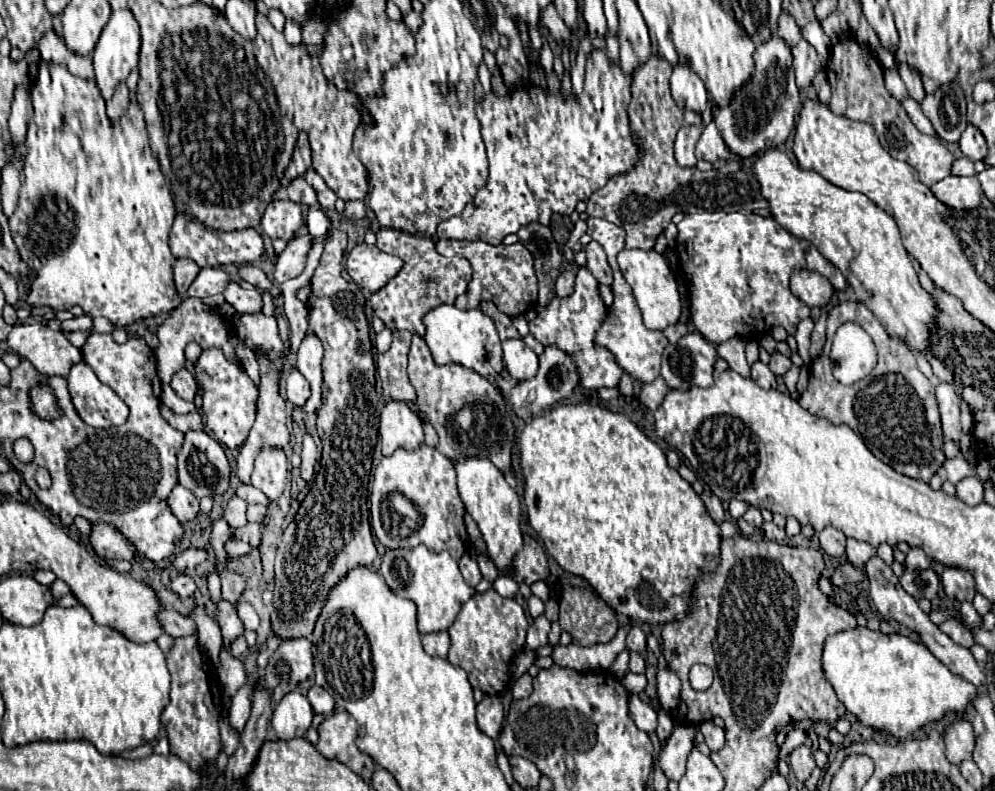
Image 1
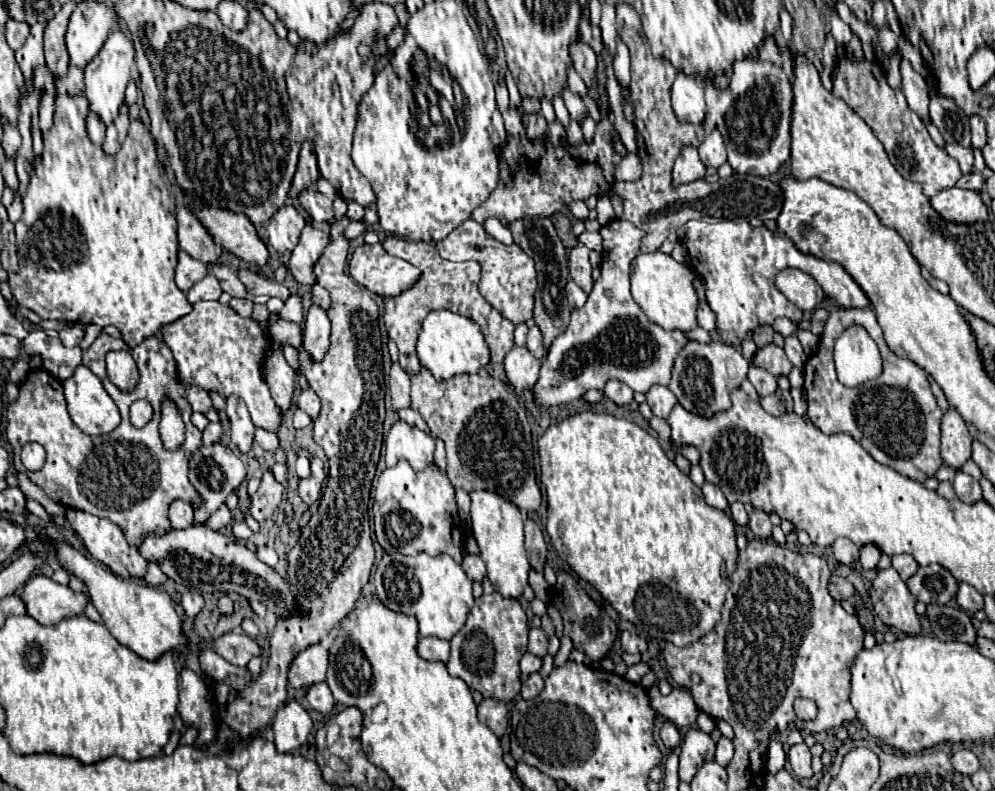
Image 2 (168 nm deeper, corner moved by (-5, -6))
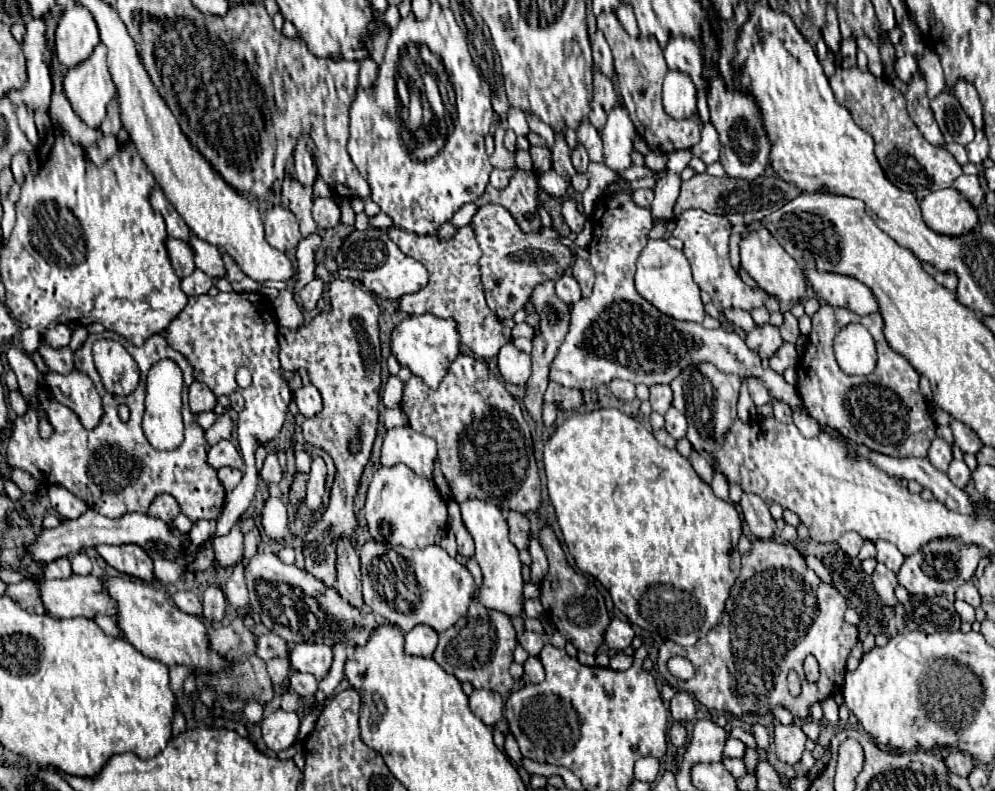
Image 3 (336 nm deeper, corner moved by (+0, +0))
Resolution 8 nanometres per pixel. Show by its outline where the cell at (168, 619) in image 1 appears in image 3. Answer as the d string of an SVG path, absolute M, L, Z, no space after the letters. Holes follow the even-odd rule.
M263 634L257 640L257 654L263 660L269 660L269 658L289 658L289 650L291 650L289 642L283 640L277 634Z

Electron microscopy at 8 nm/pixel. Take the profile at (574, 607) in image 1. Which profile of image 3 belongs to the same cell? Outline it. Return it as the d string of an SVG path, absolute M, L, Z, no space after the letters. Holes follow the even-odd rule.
M545 524L539 530L539 540L541 540L543 550L547 554L547 560L549 560L549 572L541 582L541 602L549 610L549 616L553 620L553 624L557 626L557 630L567 640L571 640L577 650L583 650L587 654L595 654L597 648L603 644L603 634L609 624L605 600L603 600L601 592L593 584L589 584L589 580L583 574L577 574L569 566L565 552L563 552L563 548L561 548L561 544L549 524Z

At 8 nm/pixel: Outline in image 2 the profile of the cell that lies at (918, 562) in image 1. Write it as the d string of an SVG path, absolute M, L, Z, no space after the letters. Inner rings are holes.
M910 554L892 556L892 566L898 570L898 574L900 574L902 580L912 578L912 574L916 574L916 570L918 570L918 562Z

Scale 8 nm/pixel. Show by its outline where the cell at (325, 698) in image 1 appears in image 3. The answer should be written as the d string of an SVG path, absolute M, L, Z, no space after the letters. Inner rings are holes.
M293 672L291 674L291 688L305 700L313 700L315 692L317 692L317 680L315 676L307 676L301 672Z

